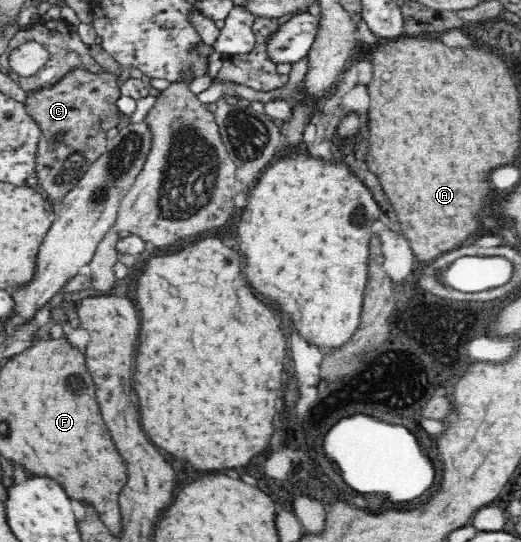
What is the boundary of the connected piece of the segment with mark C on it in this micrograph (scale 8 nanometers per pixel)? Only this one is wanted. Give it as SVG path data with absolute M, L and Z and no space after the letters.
M73 68L51 86L25 91L25 111L42 130L35 150L34 174L50 201L60 201L69 190L77 186L92 163L105 152L108 139L106 133L119 124L121 112L116 102L121 95L120 86L119 74L105 68L99 72Z

